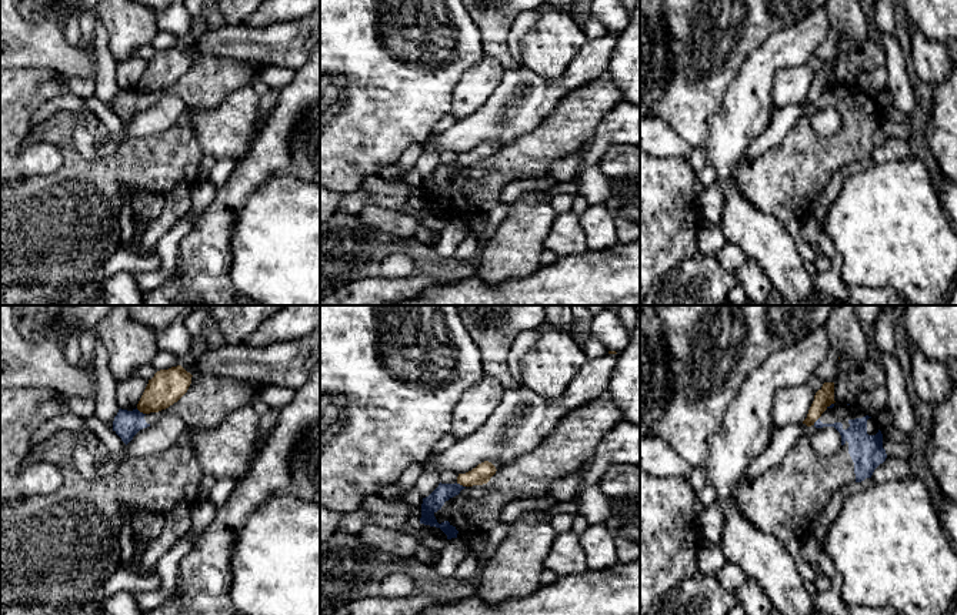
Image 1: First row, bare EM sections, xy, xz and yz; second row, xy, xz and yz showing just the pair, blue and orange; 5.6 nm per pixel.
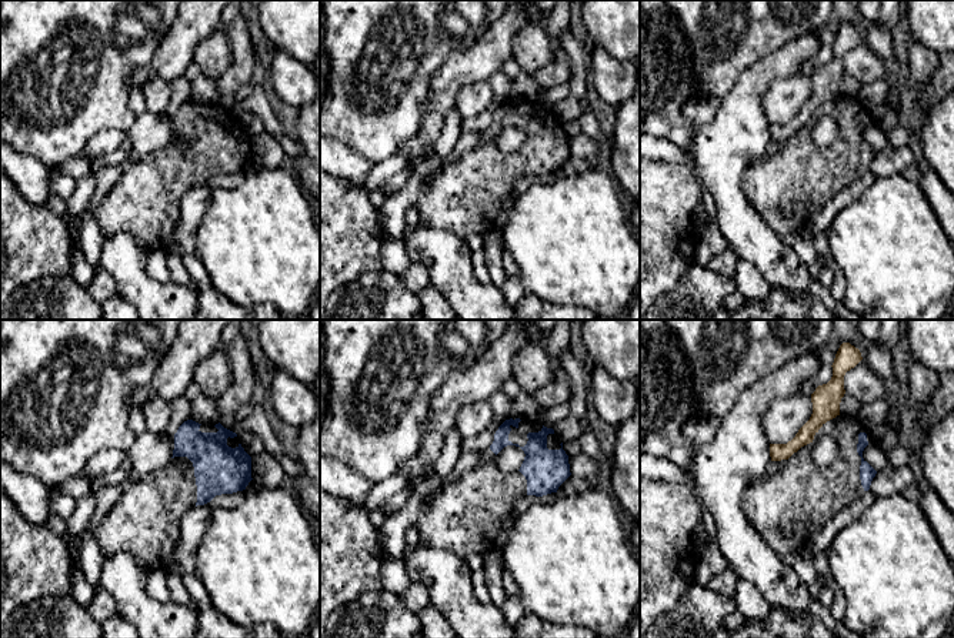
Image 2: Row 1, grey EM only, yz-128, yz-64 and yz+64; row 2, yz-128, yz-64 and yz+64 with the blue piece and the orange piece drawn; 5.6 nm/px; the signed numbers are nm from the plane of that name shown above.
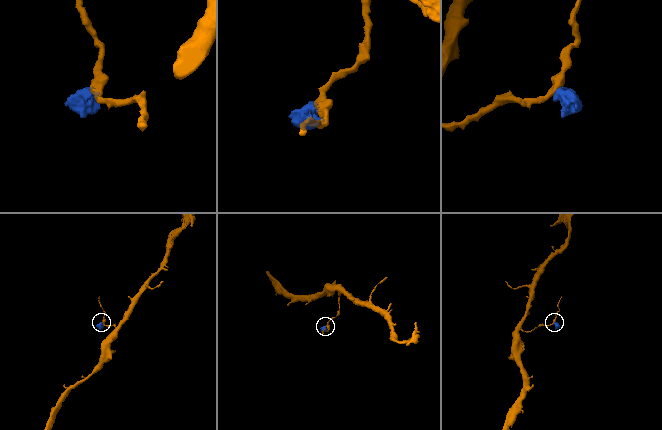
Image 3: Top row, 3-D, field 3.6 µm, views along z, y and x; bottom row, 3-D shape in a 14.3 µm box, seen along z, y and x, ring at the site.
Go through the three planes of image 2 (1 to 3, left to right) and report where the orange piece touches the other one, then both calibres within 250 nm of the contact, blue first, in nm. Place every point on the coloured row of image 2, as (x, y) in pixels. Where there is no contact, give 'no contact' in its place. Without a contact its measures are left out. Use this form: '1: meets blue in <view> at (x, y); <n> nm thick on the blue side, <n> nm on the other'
1: no contact
2: no contact
3: no contact

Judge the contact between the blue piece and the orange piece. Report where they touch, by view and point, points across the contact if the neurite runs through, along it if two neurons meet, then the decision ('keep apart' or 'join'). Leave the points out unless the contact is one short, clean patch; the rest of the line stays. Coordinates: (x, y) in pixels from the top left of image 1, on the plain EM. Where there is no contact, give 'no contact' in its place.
contact xy (139, 92); border xy (136, 89), (144, 94); keep apart

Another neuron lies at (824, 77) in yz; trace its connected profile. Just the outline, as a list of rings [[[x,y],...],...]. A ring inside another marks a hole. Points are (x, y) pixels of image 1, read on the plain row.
[[[824,63],[823,67],[816,73],[814,81],[803,104],[807,107],[814,106],[821,94],[834,83],[834,63]]]

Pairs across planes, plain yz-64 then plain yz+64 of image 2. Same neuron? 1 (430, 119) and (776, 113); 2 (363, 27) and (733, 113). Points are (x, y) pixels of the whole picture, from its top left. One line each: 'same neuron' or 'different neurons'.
1: different neurons
2: different neurons

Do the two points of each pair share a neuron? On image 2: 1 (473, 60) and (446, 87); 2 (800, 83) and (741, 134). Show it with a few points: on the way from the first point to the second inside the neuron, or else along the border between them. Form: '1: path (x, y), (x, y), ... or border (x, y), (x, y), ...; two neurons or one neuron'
1: path (466, 67), (453, 80); one neuron
2: border (774, 80), (763, 96), (763, 110), (769, 124); two neurons

